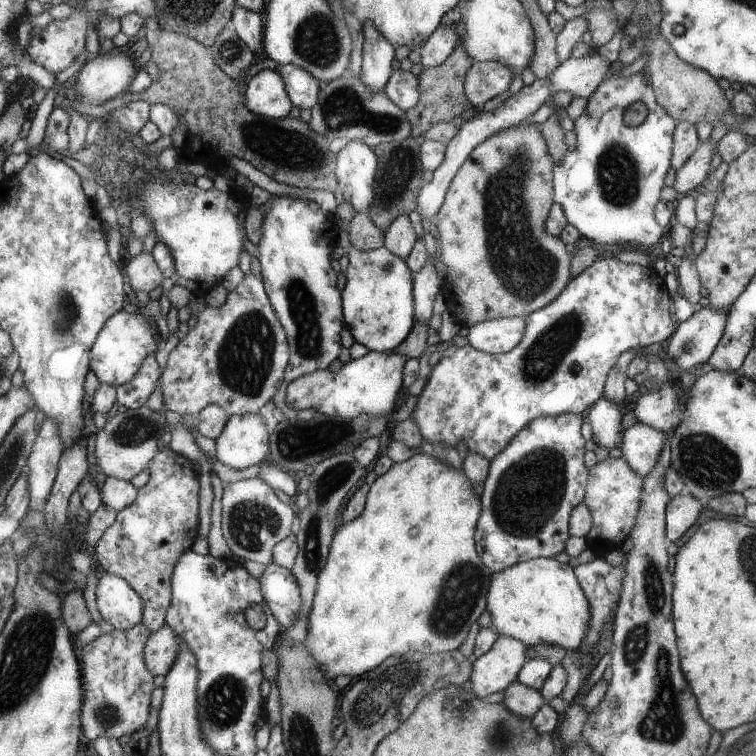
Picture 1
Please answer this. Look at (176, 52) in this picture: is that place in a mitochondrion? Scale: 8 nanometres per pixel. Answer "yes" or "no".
no

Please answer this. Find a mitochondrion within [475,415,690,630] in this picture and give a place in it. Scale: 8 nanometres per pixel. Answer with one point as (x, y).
(526, 497)

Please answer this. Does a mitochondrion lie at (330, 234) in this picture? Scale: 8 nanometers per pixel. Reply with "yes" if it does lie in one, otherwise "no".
no

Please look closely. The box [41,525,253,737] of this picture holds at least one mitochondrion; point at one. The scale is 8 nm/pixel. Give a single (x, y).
(224, 701)

